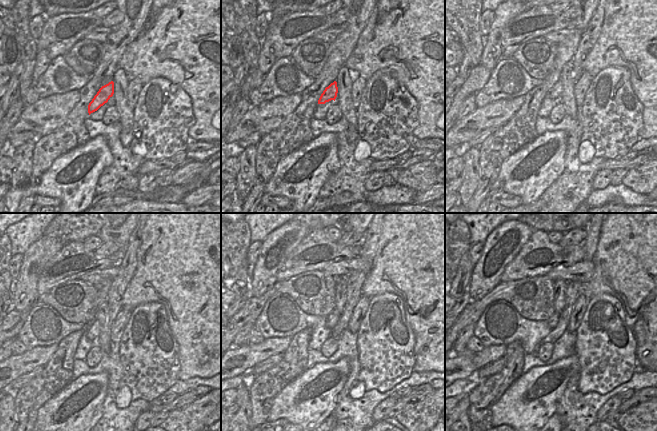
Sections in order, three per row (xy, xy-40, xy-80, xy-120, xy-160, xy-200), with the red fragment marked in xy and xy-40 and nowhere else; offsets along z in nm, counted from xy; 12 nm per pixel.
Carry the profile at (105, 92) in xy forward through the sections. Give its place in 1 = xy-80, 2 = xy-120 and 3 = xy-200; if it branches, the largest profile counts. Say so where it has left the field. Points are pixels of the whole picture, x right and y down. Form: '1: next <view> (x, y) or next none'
1: next xy-80 (555, 92)
2: next xy-120 (115, 293)
3: next xy-200 (563, 300)

